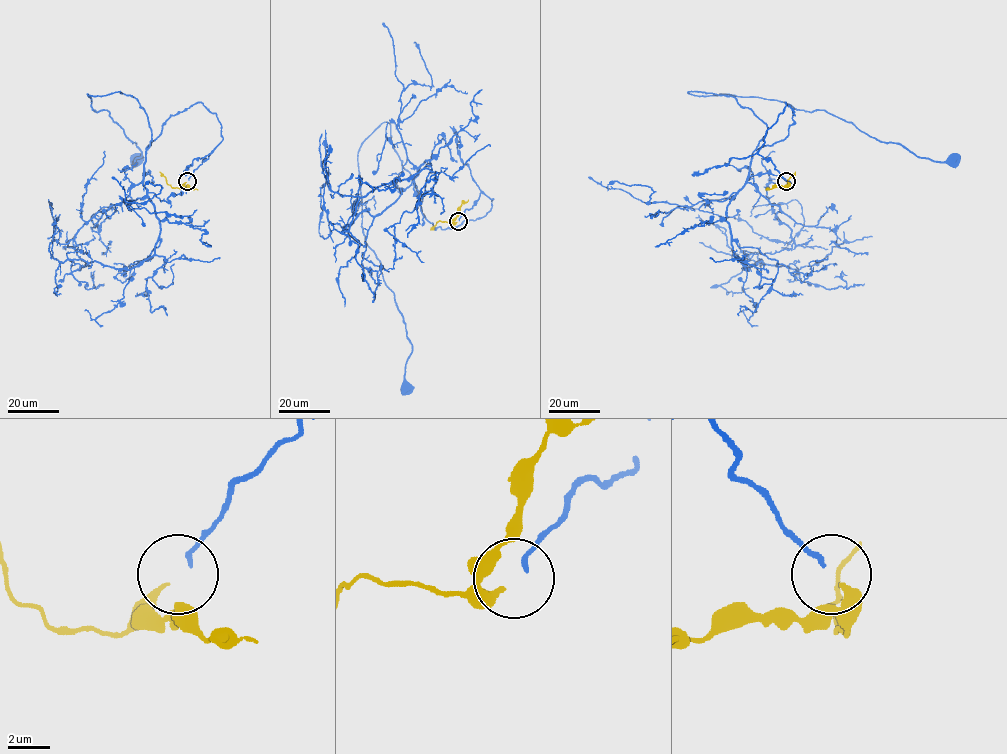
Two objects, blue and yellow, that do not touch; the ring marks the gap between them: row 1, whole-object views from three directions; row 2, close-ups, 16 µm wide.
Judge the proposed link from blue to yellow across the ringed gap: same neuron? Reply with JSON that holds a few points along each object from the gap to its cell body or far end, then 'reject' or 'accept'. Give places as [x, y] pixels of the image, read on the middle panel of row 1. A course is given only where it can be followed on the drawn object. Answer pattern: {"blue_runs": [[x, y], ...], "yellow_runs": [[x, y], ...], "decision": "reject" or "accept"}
{"blue_runs": [[459, 220], [493, 199], [435, 228], [383, 122], [358, 153], [361, 225], [412, 344], [406, 387]], "yellow_runs": [[457, 222], [441, 221], [430, 230]], "decision": "accept"}

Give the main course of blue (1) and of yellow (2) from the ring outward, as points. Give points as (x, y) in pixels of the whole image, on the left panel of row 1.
1: (188, 180), (222, 139), (216, 115), (194, 103), (146, 148), (137, 100), (87, 94), (141, 151), (135, 159)
2: (186, 182), (179, 188), (172, 188), (160, 171)

